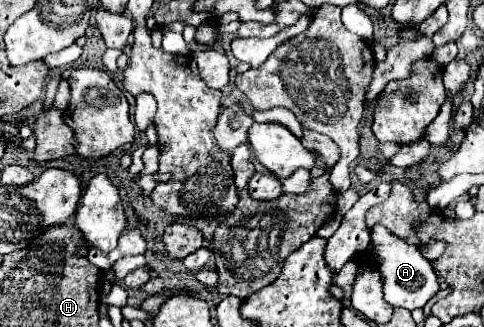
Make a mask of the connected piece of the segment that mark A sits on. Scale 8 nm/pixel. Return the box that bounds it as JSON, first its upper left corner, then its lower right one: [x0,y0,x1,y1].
[367,225,439,311]

